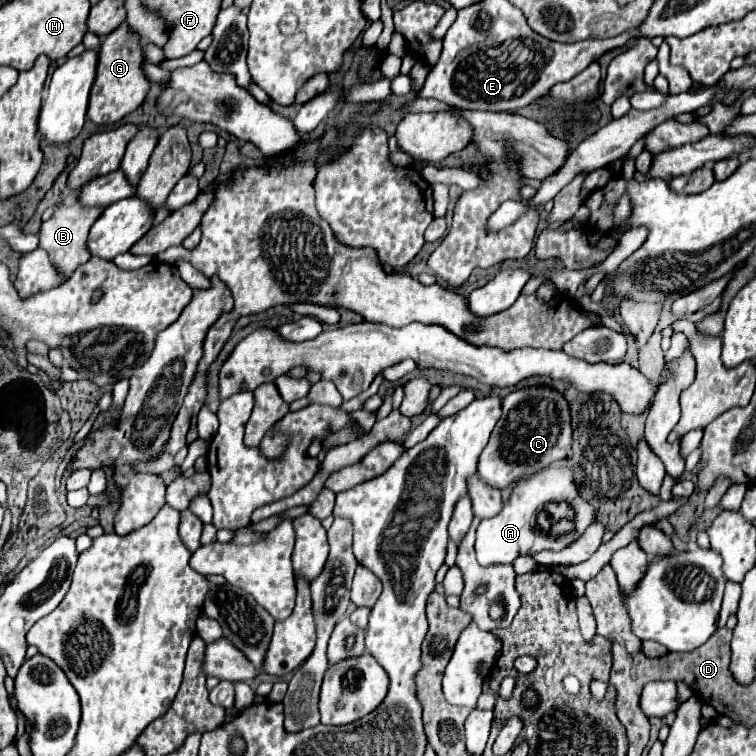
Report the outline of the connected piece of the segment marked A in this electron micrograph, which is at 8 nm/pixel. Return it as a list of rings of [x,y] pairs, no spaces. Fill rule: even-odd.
[[[547,467],[541,473],[535,473],[533,477],[517,481],[511,493],[511,499],[505,503],[503,511],[497,517],[479,523],[477,541],[475,541],[477,561],[479,565],[487,567],[487,565],[497,565],[497,563],[513,563],[519,555],[535,553],[541,549],[553,549],[553,551],[563,549],[571,545],[571,541],[575,541],[585,531],[587,525],[593,523],[593,515],[595,515],[595,509],[579,497],[577,487],[573,485],[571,471],[559,469],[559,467]],[[561,501],[565,501],[569,509],[573,511],[573,519],[571,519],[573,529],[561,535],[551,535],[549,529],[543,529],[537,523],[537,517],[545,511],[549,503],[561,503]]]

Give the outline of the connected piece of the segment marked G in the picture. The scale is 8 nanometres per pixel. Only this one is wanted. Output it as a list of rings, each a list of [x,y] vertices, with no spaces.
[[[127,23],[119,25],[111,35],[105,37],[99,49],[95,85],[91,89],[91,101],[87,111],[89,121],[93,121],[95,125],[117,123],[119,119],[123,119],[143,103],[149,91],[149,81],[141,71],[141,61],[143,61],[143,53],[141,53],[139,37],[129,29]]]

